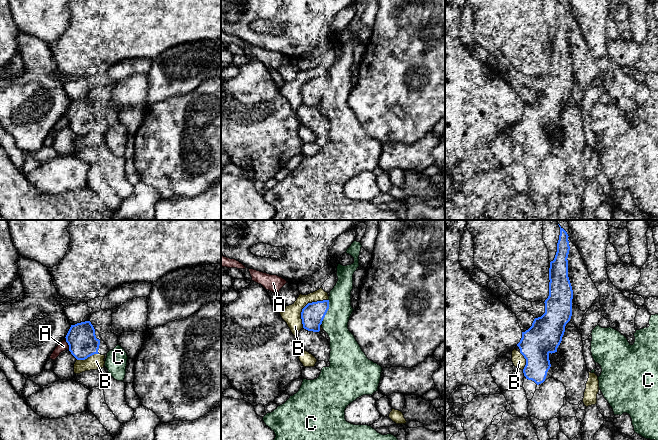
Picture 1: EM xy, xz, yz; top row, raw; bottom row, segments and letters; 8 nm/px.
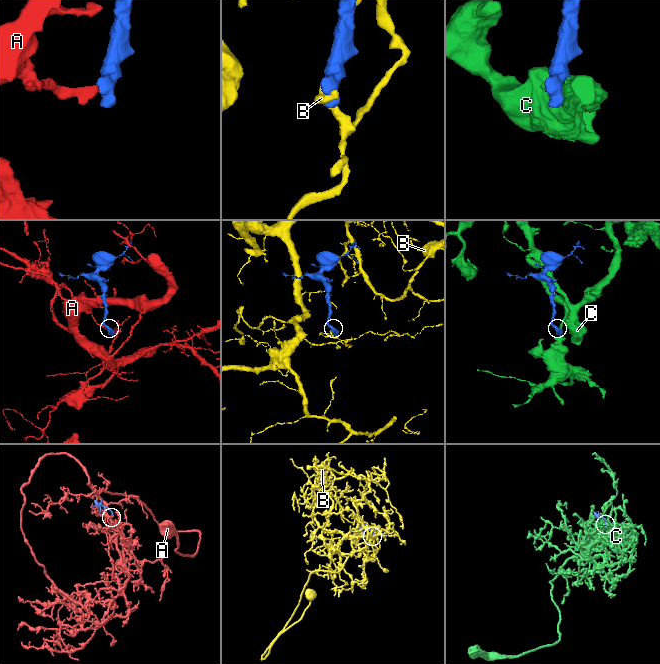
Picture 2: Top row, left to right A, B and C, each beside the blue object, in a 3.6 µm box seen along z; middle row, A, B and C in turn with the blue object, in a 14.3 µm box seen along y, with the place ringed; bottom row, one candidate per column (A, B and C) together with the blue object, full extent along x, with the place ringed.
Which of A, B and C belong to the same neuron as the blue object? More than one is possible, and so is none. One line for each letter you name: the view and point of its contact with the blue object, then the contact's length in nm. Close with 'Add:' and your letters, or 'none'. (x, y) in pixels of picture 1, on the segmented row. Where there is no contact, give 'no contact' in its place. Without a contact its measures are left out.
Add: none

